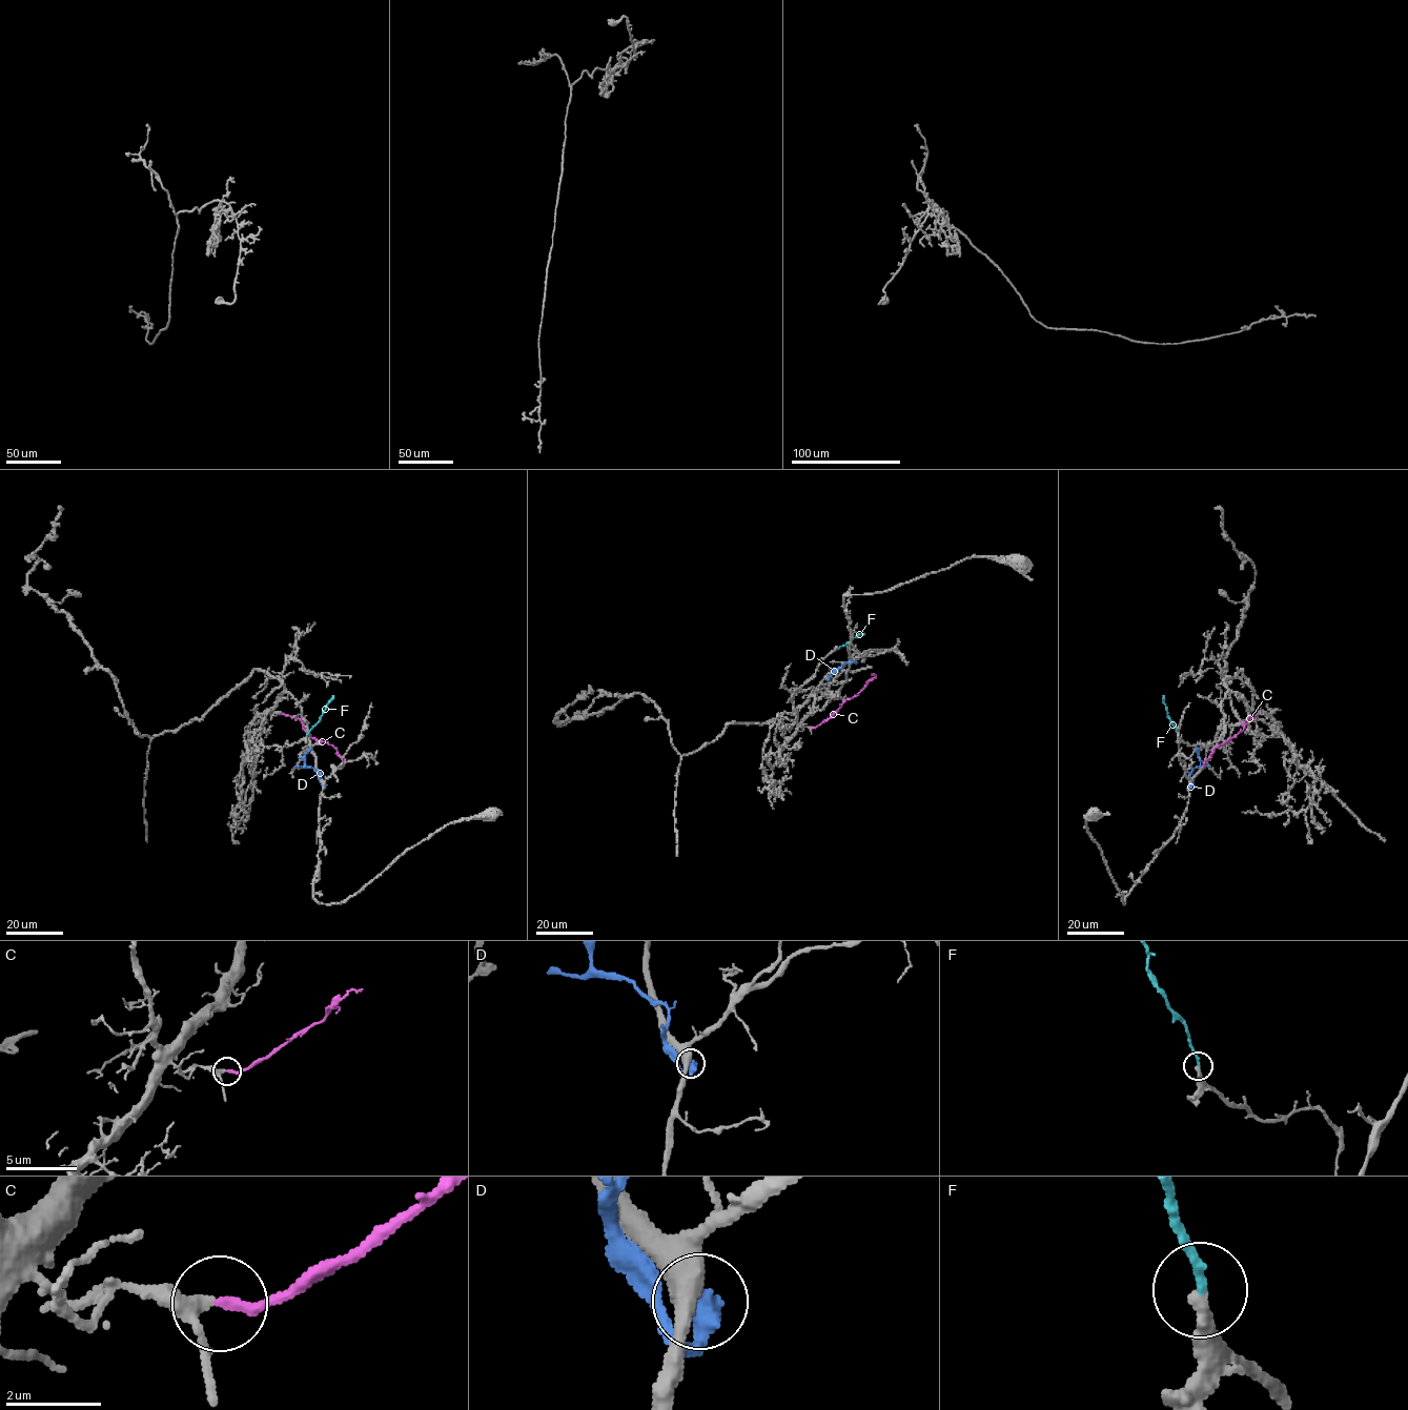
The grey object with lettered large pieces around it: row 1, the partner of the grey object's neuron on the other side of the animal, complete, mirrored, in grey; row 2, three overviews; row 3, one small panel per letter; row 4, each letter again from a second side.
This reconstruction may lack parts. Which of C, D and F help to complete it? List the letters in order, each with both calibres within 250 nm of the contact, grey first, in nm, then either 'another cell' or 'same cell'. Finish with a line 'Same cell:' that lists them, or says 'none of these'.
C: 300 nm thick on the grey side, 200 nm on the other; same cell
D: 480 nm thick on the grey side, 500 nm on the other; another cell
F: 320 nm thick on the grey side, 190 nm on the other; same cell
Same cell: C, F

